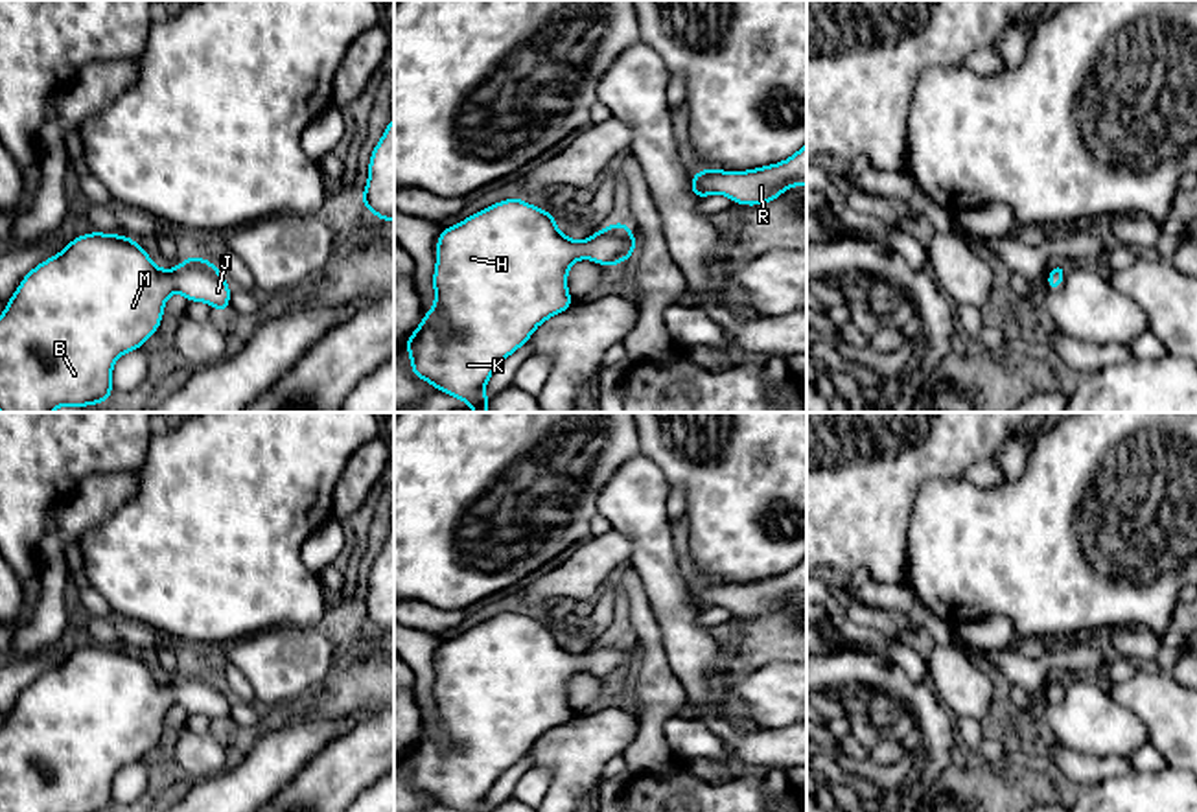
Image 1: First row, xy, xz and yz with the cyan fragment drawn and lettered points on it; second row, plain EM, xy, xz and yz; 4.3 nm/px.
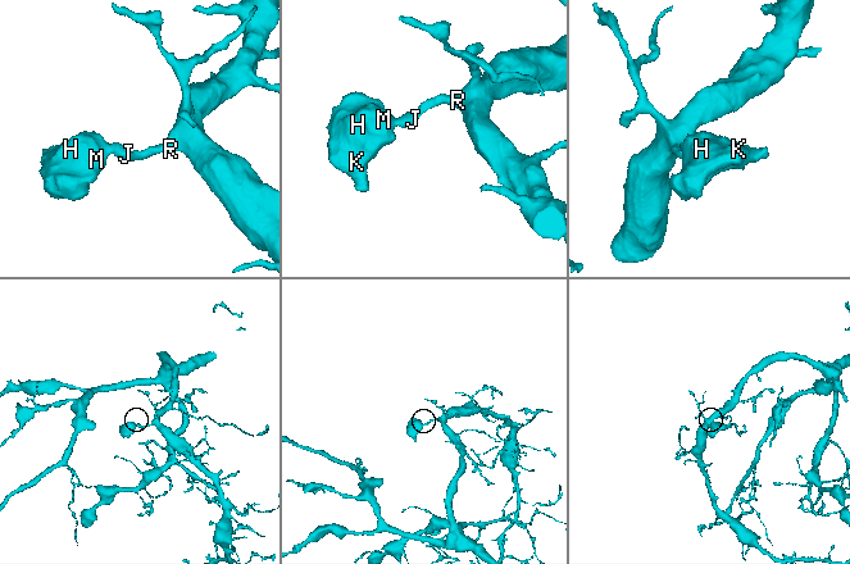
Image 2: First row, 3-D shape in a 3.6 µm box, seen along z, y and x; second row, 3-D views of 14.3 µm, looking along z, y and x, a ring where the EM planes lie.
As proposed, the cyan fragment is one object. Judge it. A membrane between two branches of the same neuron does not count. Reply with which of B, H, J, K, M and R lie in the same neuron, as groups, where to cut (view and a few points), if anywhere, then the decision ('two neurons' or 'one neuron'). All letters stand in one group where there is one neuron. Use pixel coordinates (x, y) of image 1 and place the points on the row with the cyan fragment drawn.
groups B H J K M R; cut none; one neuron

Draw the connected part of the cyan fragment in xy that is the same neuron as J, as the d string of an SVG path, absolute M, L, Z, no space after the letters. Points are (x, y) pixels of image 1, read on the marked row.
M92 230L74 238L57 256L22 278L0 315L0 412L52 412L61 405L90 407L110 400L116 359L155 335L169 295L179 291L188 302L206 302L225 315L230 287L215 263L201 256L188 256L175 269L162 271L134 238Z

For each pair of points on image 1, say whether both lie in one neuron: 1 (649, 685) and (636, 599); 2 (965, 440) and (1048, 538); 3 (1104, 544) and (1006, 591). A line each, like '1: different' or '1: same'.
1: same
2: different
3: same

